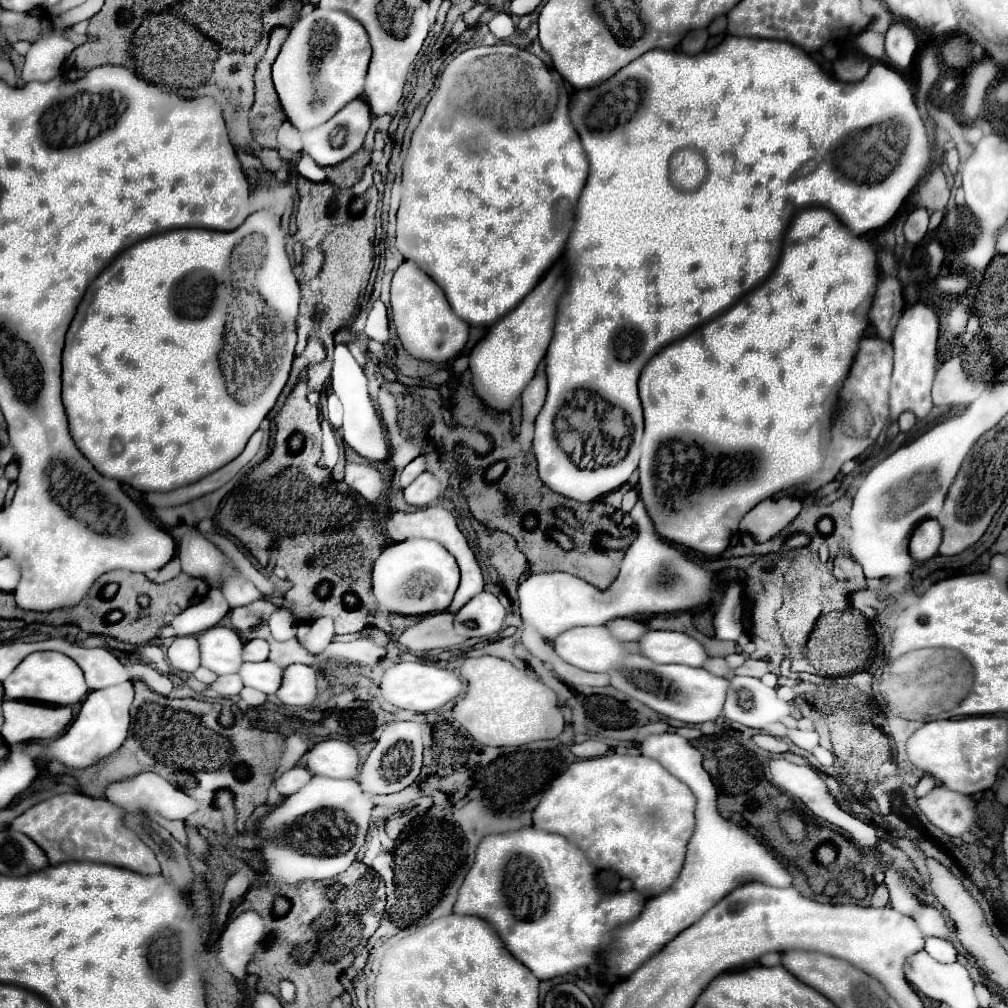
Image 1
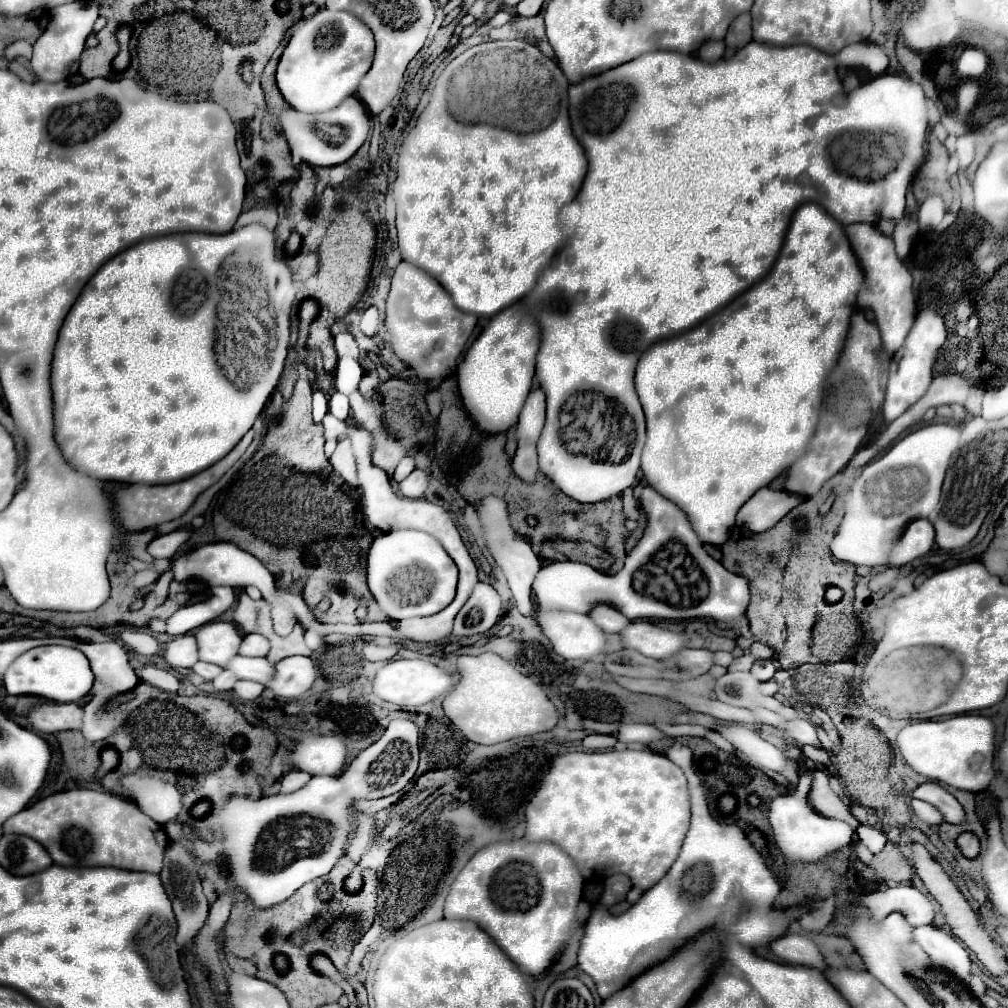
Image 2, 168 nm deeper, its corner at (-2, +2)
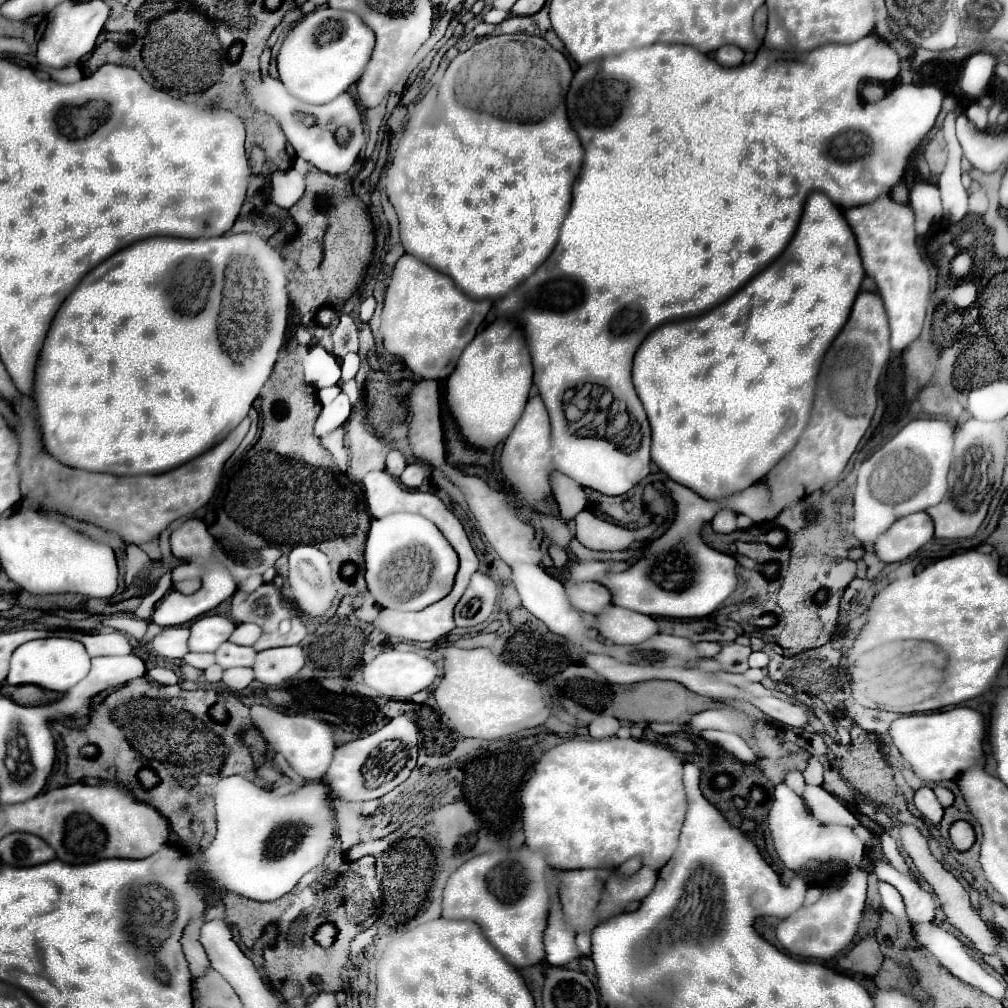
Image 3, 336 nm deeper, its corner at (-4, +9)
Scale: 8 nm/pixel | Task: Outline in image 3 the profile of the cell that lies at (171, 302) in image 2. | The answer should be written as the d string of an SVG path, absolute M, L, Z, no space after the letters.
M229 234L221 236L221 238L173 238L173 236L153 236L153 238L145 238L145 240L139 240L119 252L115 252L113 256L109 256L105 262L101 262L99 266L95 266L81 282L79 286L73 290L73 294L63 302L63 306L59 308L59 312L55 314L53 318L53 324L47 332L47 338L45 338L45 344L43 344L43 350L41 350L41 364L37 368L37 376L35 376L35 390L33 390L33 400L37 404L37 410L39 410L39 418L41 418L41 428L43 428L43 442L45 442L45 450L57 458L59 462L63 462L65 466L71 466L71 468L81 468L81 470L87 470L87 472L107 472L107 474L115 474L115 476L137 476L137 474L163 474L163 472L169 472L197 456L201 456L203 452L207 452L209 448L213 448L215 444L221 442L221 434L223 430L227 428L227 434L231 432L231 428L237 428L237 424L247 416L247 412L251 410L255 398L259 396L261 388L263 388L263 382L265 380L257 380L257 376L253 376L253 372L249 370L249 364L245 364L241 368L241 364L233 364L229 360L227 354L223 354L223 348L221 348L221 342L219 342L219 336L217 336L217 318L219 318L219 310L221 310L221 286L223 286L223 272L229 264Z

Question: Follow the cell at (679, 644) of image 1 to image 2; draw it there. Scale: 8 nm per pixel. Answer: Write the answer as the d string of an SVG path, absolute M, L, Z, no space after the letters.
M633 621L621 633L621 641L625 649L635 649L645 657L665 659L681 651L685 645L685 637L673 633L669 629L661 629L649 621Z

